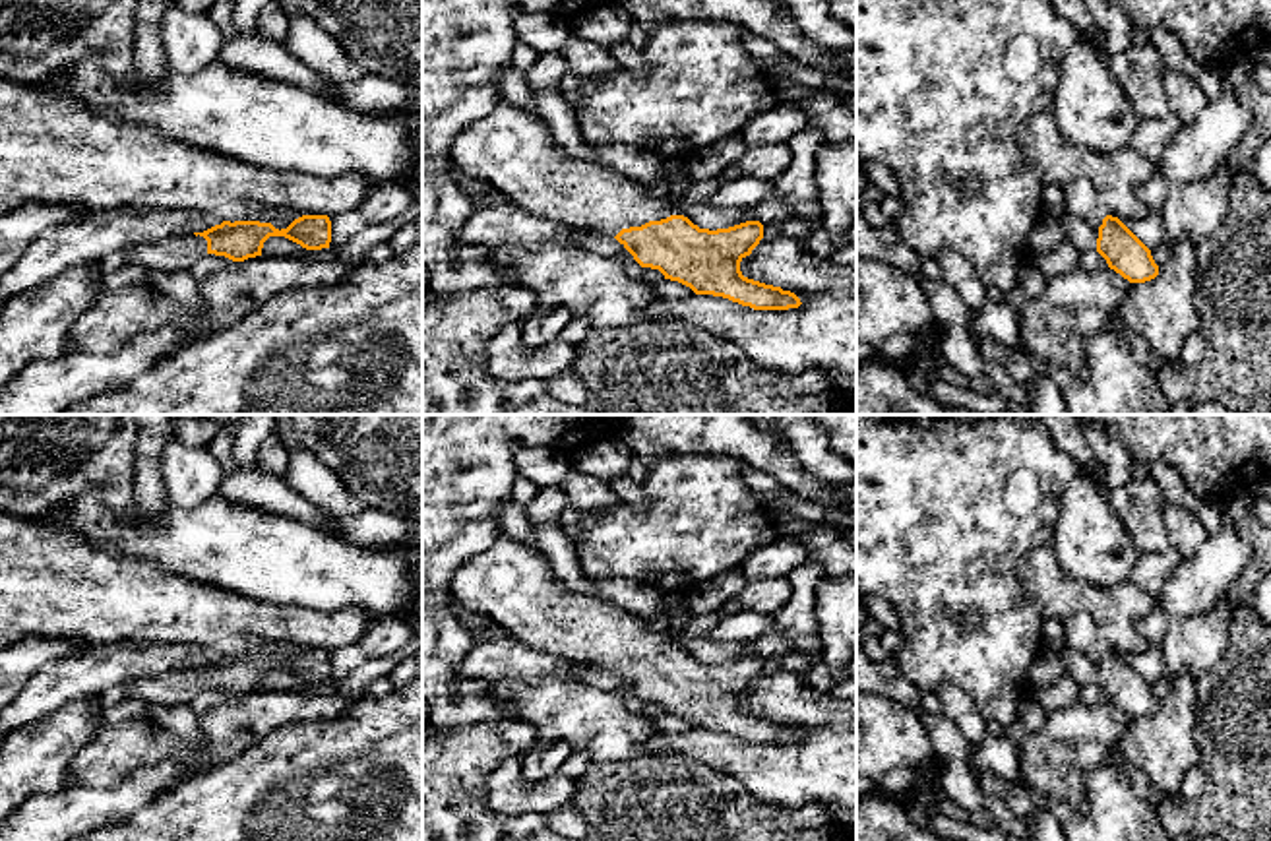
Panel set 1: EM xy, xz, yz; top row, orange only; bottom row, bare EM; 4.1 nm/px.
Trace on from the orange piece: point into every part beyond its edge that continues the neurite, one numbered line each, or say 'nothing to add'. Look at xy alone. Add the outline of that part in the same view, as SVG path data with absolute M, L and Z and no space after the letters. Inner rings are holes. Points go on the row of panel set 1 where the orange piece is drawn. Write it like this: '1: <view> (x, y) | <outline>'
1: xy (179, 250) | M180 229L165 238L138 240L126 246L132 262L149 267L151 271L190 269L202 256L207 254L207 240Z

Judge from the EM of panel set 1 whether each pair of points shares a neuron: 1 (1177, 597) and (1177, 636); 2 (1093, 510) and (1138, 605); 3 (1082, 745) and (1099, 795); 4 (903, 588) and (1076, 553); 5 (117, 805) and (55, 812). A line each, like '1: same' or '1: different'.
1: different
2: different
3: different
4: different
5: same

